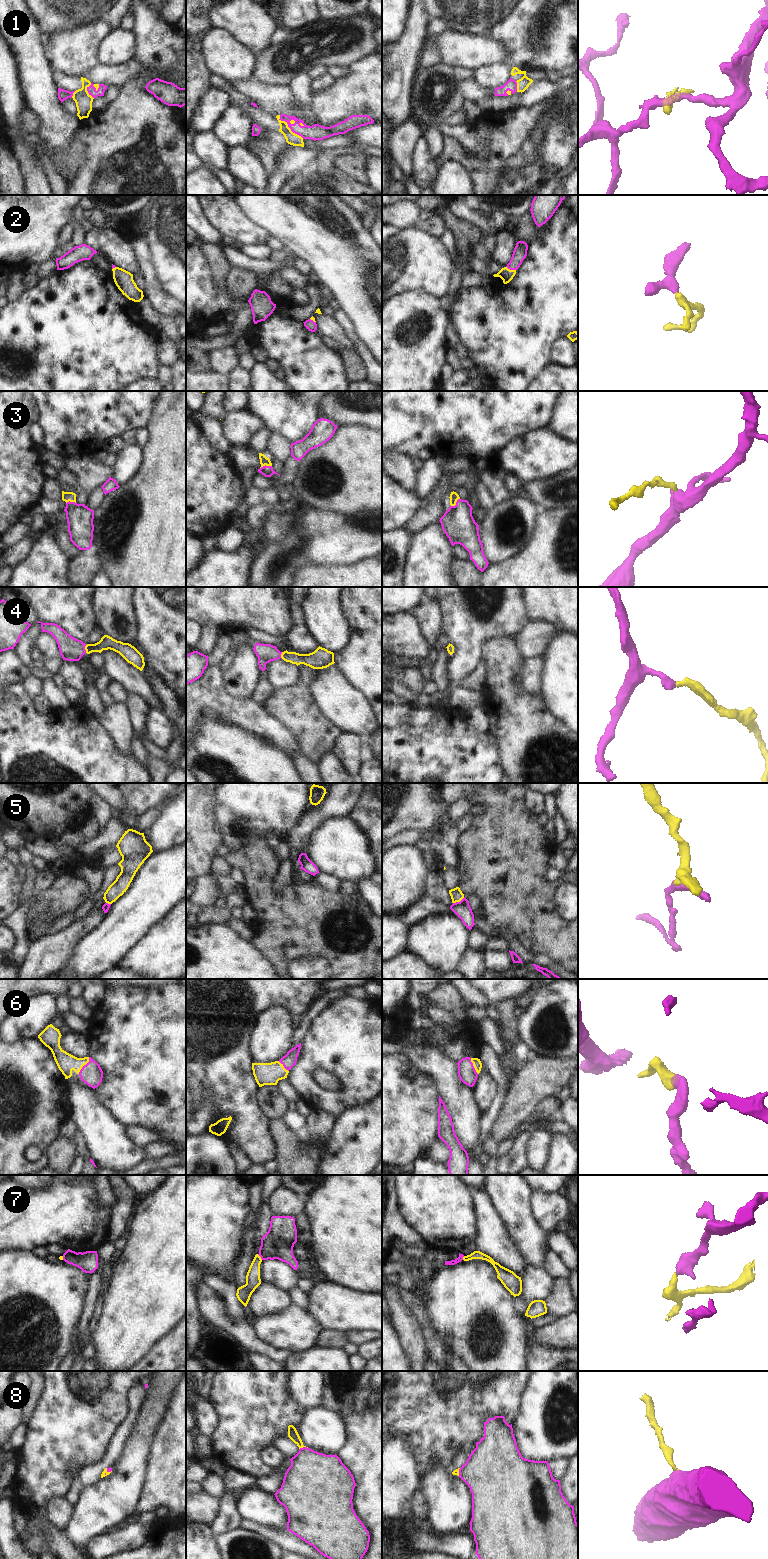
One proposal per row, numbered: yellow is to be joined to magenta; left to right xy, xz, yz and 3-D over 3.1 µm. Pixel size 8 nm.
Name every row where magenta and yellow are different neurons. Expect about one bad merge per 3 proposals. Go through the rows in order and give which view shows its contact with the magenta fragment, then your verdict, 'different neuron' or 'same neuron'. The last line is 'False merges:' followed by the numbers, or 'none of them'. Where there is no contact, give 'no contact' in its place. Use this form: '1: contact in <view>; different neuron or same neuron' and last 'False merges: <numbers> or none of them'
1: contact in xz; different neuron
2: contact in yz; same neuron
3: contact in xz; same neuron
4: contact in xy; same neuron
5: contact in yz; different neuron
6: contact in xy; same neuron
7: contact in xz; different neuron
8: contact in xz; same neuron
False merges: 1, 5, 7

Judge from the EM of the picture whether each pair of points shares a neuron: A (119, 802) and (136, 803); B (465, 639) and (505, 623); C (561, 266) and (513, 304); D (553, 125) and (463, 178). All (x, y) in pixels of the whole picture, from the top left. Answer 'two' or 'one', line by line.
A: two
B: one
C: one
D: two

